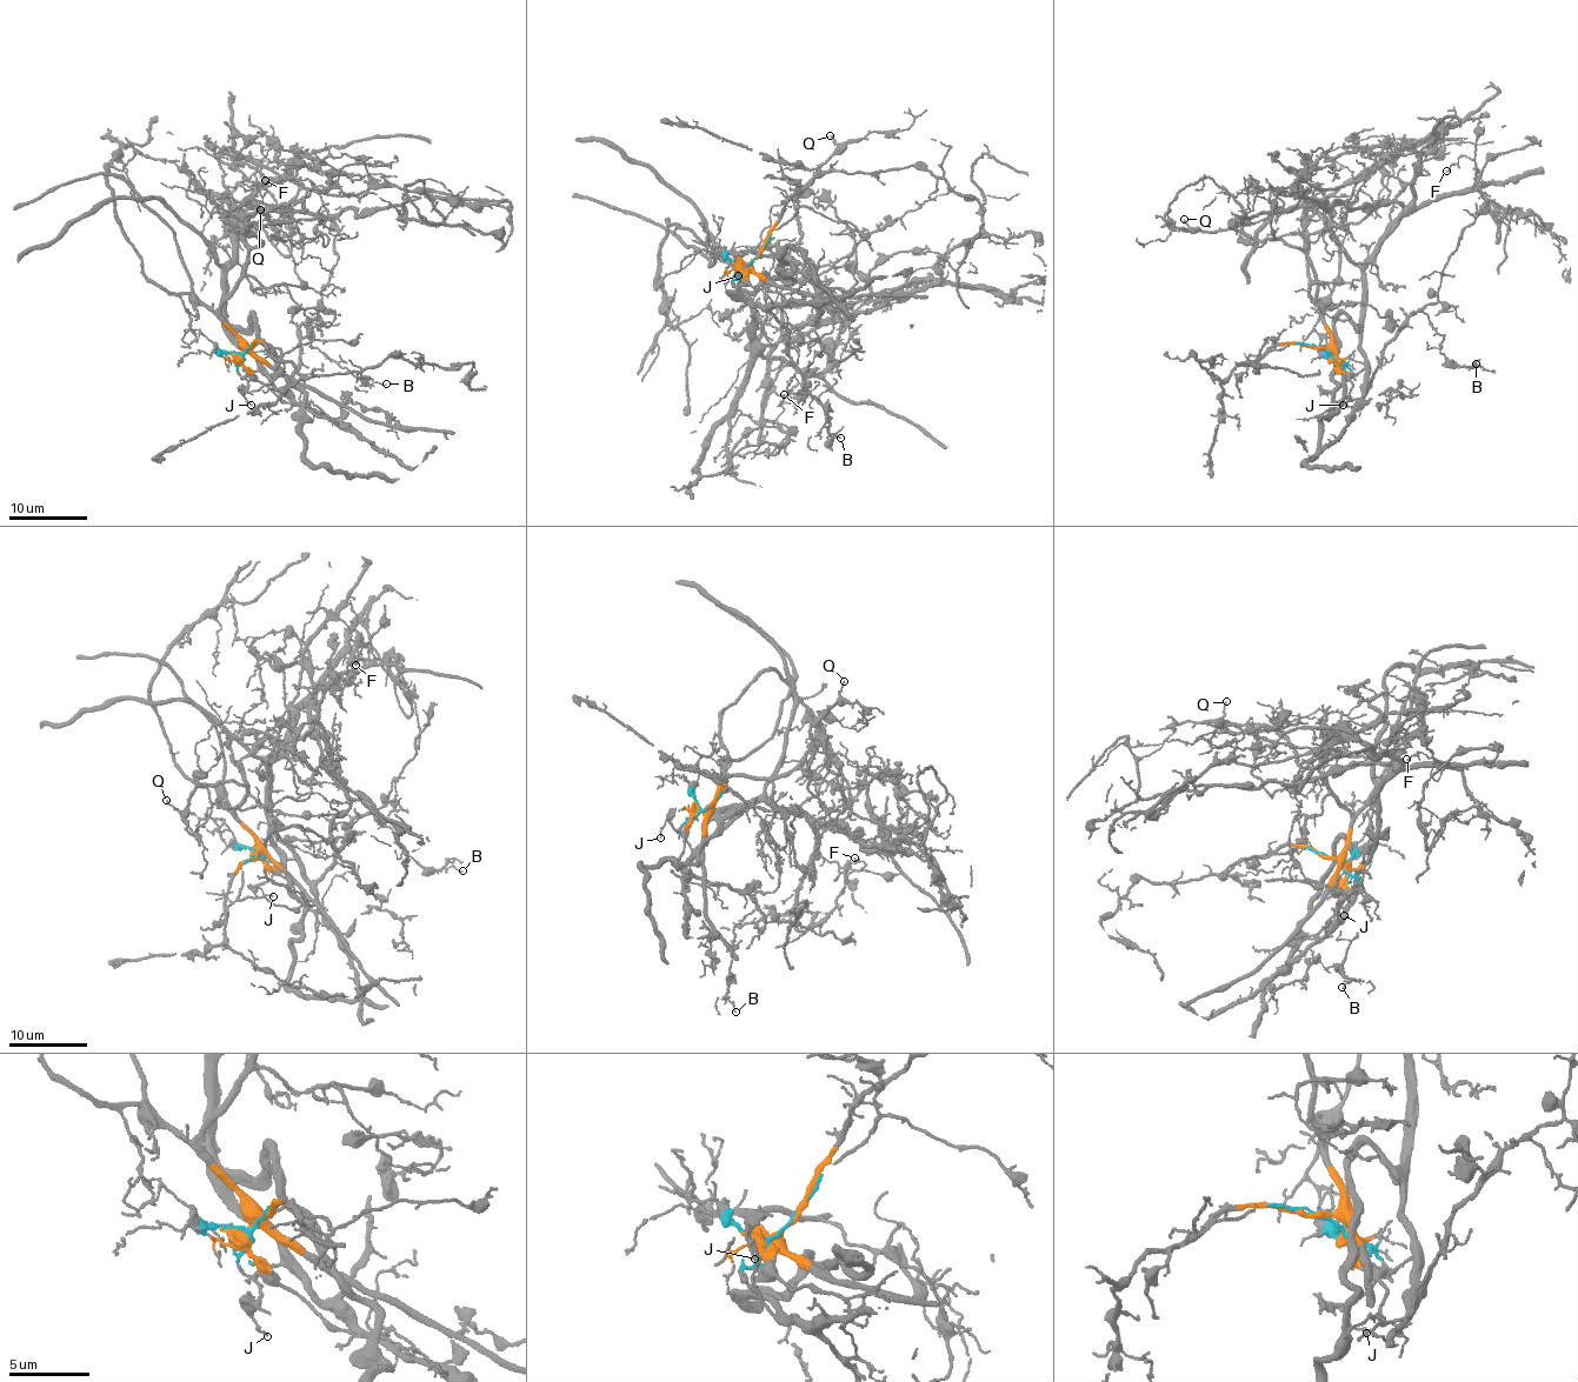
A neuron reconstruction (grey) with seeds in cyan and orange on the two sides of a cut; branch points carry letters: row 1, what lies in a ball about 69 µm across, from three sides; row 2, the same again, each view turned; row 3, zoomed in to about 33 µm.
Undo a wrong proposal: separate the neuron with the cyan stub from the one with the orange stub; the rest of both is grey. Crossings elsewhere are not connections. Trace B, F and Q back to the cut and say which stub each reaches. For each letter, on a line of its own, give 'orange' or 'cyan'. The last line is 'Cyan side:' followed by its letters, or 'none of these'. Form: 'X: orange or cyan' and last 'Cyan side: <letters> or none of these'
B: cyan
F: cyan
Q: orange
Cyan side: B, F

